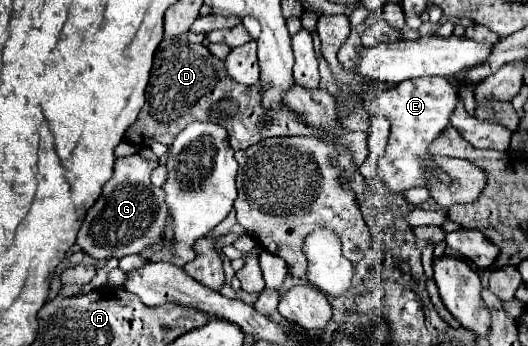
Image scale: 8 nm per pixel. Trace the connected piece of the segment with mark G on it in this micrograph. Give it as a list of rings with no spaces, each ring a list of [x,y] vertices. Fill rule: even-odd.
[[[140,154],[116,160],[112,178],[104,184],[100,198],[88,210],[78,232],[76,244],[82,252],[92,258],[122,258],[128,254],[140,254],[162,240],[168,206],[164,202],[164,190],[150,182],[150,172],[154,168],[156,162],[144,160]]]

